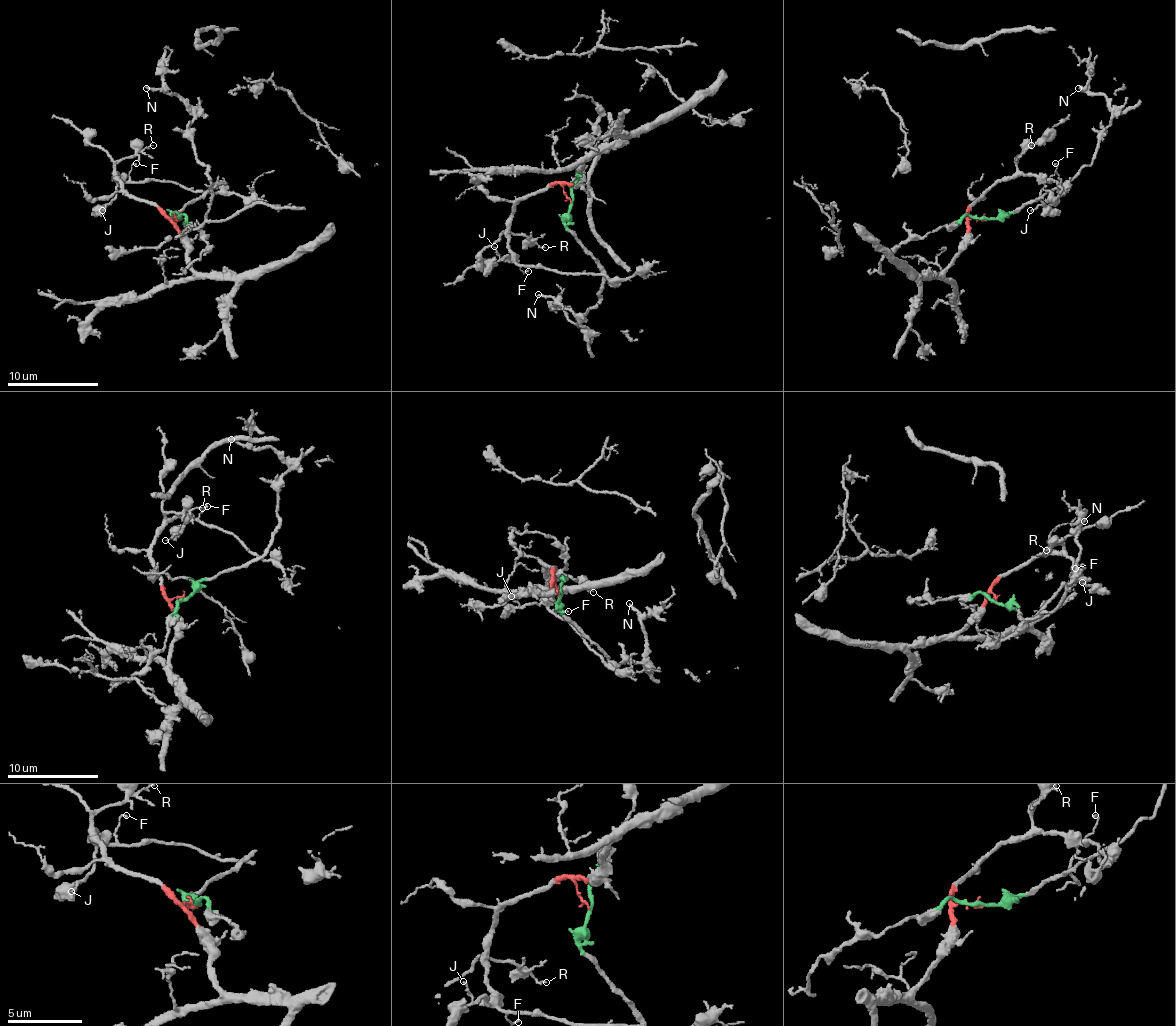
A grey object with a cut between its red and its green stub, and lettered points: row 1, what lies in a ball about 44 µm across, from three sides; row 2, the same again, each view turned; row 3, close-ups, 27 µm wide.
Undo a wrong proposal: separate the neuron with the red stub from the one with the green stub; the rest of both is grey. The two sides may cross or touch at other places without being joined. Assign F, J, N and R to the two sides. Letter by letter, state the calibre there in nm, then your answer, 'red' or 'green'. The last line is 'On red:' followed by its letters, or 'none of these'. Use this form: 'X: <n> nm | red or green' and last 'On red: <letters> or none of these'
F: 120 nm | red
J: 120 nm | red
N: 200 nm | green
R: 130 nm | red
On red: F, J, R

